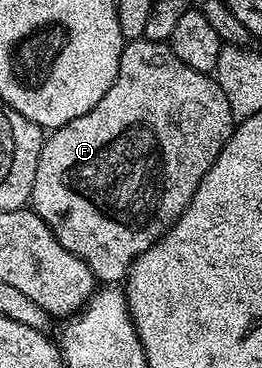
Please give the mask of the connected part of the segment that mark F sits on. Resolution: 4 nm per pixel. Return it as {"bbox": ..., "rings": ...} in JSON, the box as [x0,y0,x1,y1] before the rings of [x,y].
{"bbox":[31,37,235,284],"rings":[[[148,37],[126,41],[119,60],[119,72],[111,88],[107,88],[107,96],[103,96],[103,100],[99,100],[99,104],[95,104],[91,112],[52,131],[41,143],[39,164],[35,168],[35,184],[31,199],[33,213],[39,215],[49,225],[49,231],[57,237],[59,244],[63,244],[63,248],[67,248],[67,252],[85,261],[94,279],[101,284],[120,283],[128,275],[129,267],[134,260],[143,252],[147,252],[147,248],[151,248],[176,224],[179,216],[188,208],[195,196],[195,188],[199,188],[203,176],[209,171],[211,164],[215,164],[219,152],[227,144],[235,129],[231,104],[227,104],[227,96],[223,96],[223,88],[219,88],[216,77],[213,74],[199,72],[195,68],[187,68],[187,64],[183,64],[183,60],[179,60],[179,56],[175,56],[175,52],[164,41],[149,41]]]}

